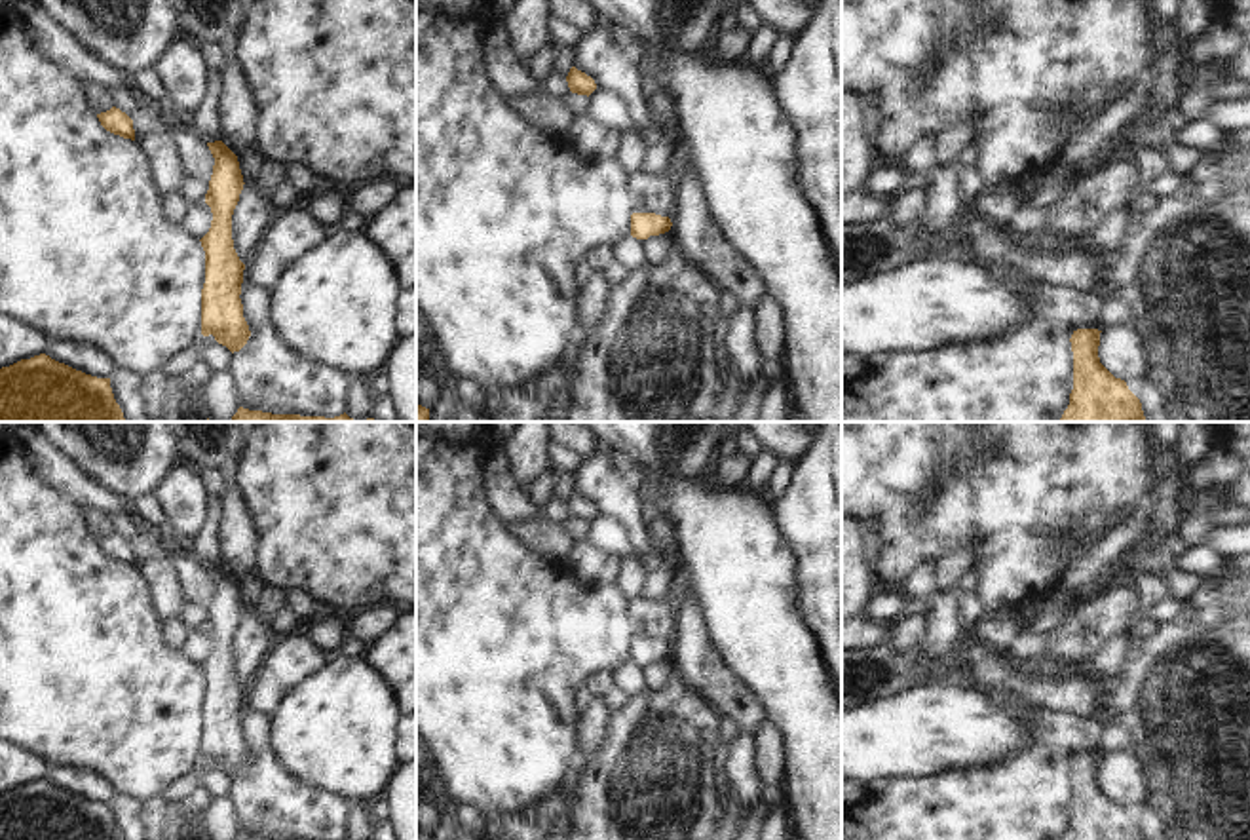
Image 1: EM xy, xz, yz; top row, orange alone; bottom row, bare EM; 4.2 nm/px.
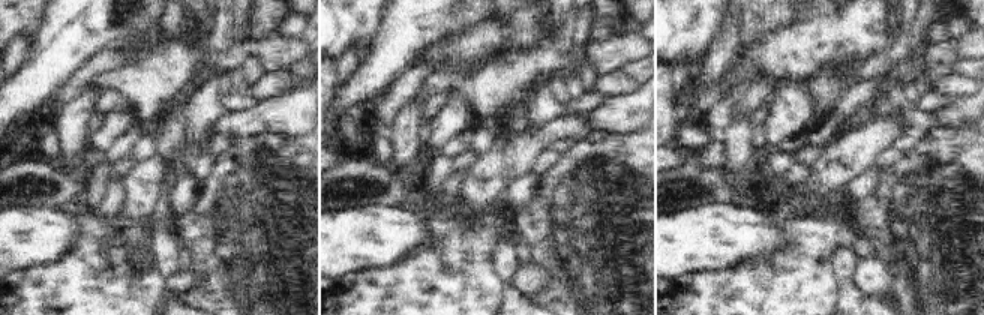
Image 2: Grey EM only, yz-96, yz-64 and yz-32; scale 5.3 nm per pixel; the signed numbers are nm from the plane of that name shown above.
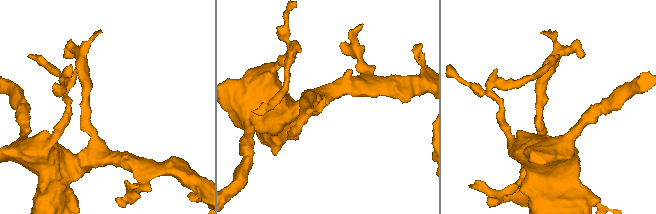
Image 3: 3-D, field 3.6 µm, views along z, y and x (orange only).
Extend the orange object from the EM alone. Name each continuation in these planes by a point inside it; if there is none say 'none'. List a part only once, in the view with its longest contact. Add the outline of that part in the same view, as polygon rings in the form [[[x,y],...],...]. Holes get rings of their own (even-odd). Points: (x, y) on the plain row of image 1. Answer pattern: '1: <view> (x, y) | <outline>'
none

